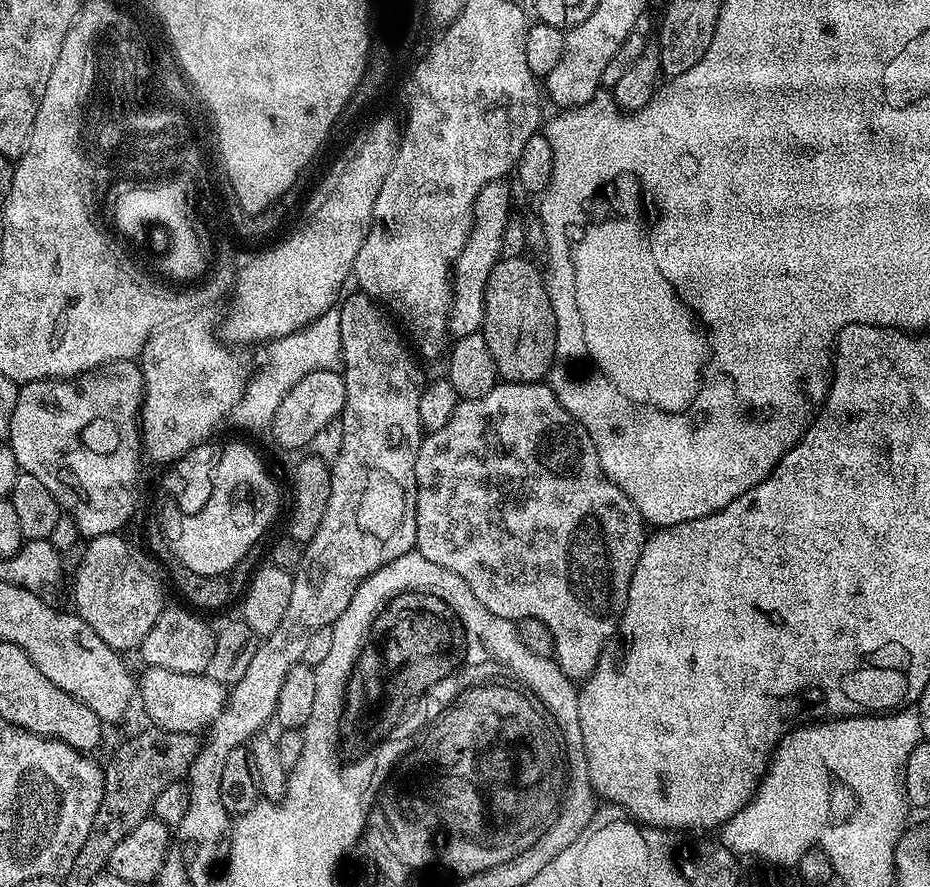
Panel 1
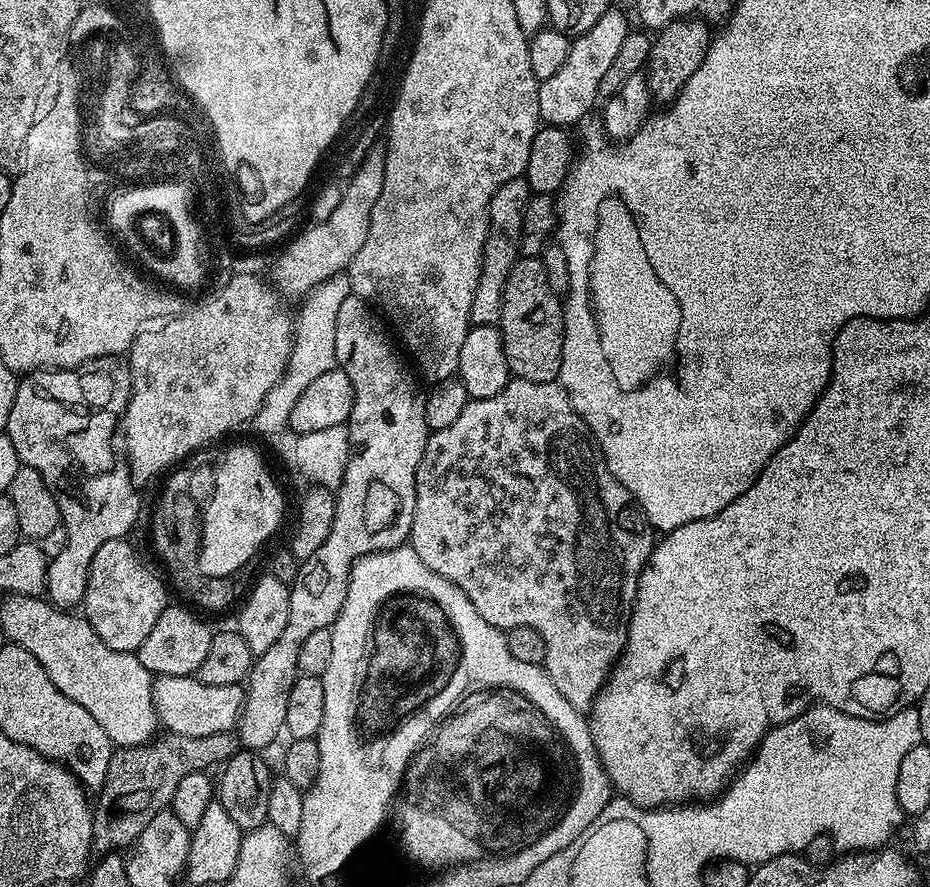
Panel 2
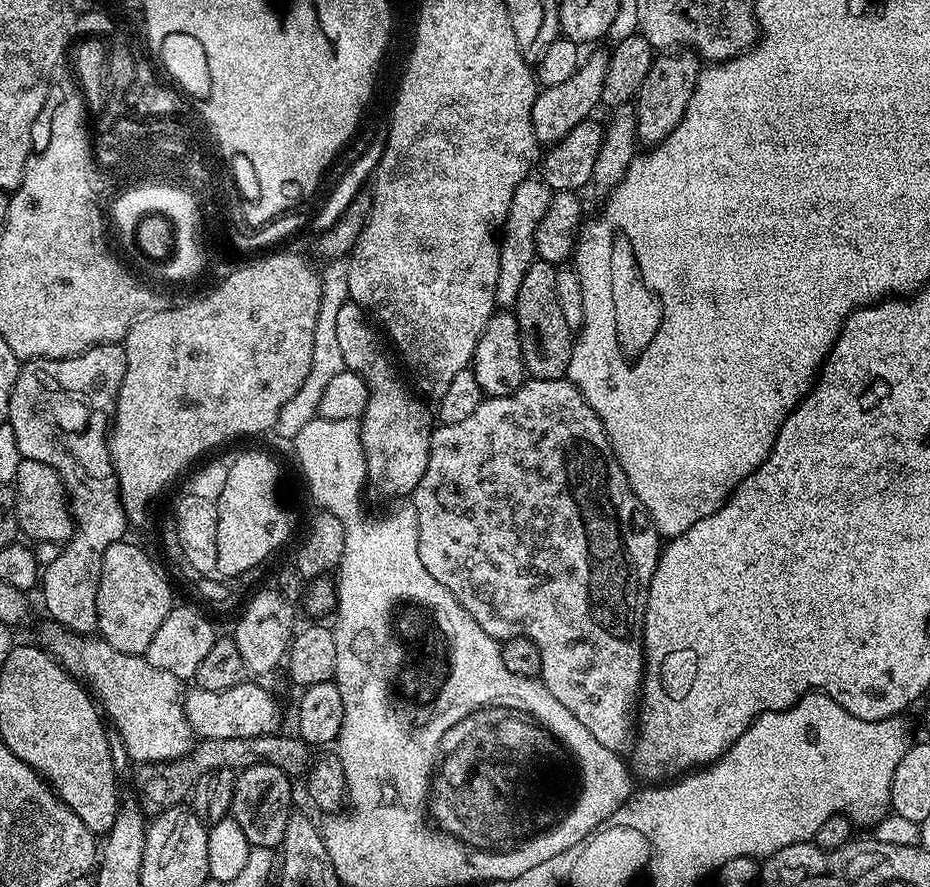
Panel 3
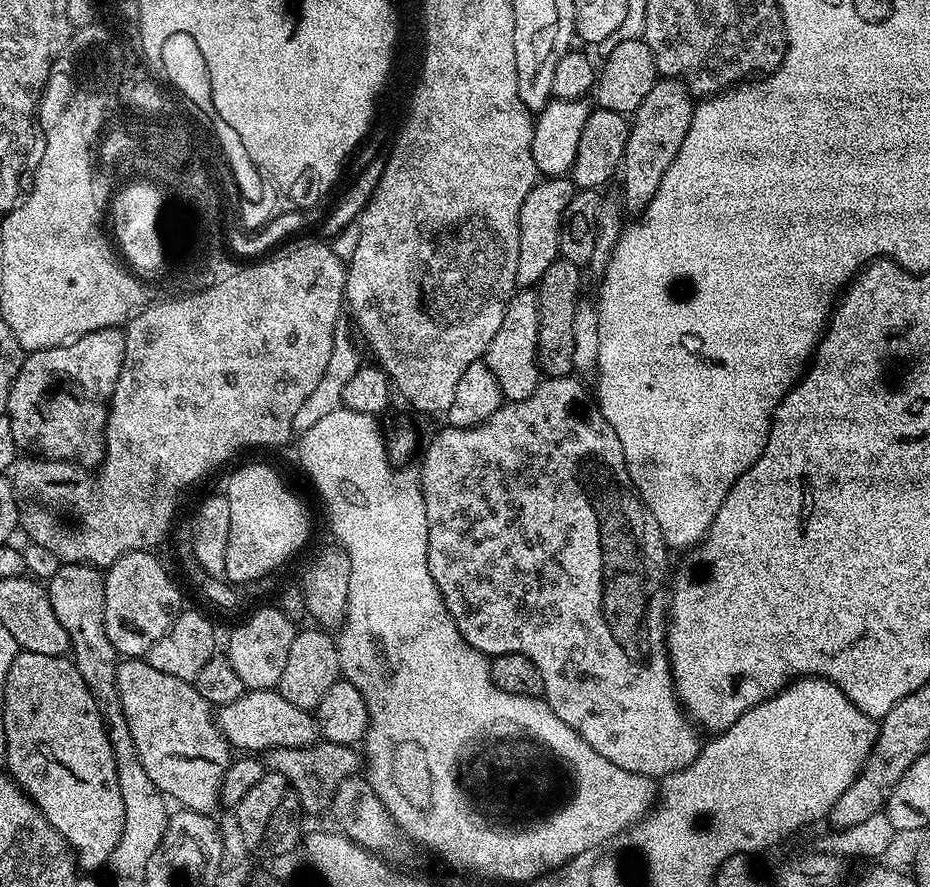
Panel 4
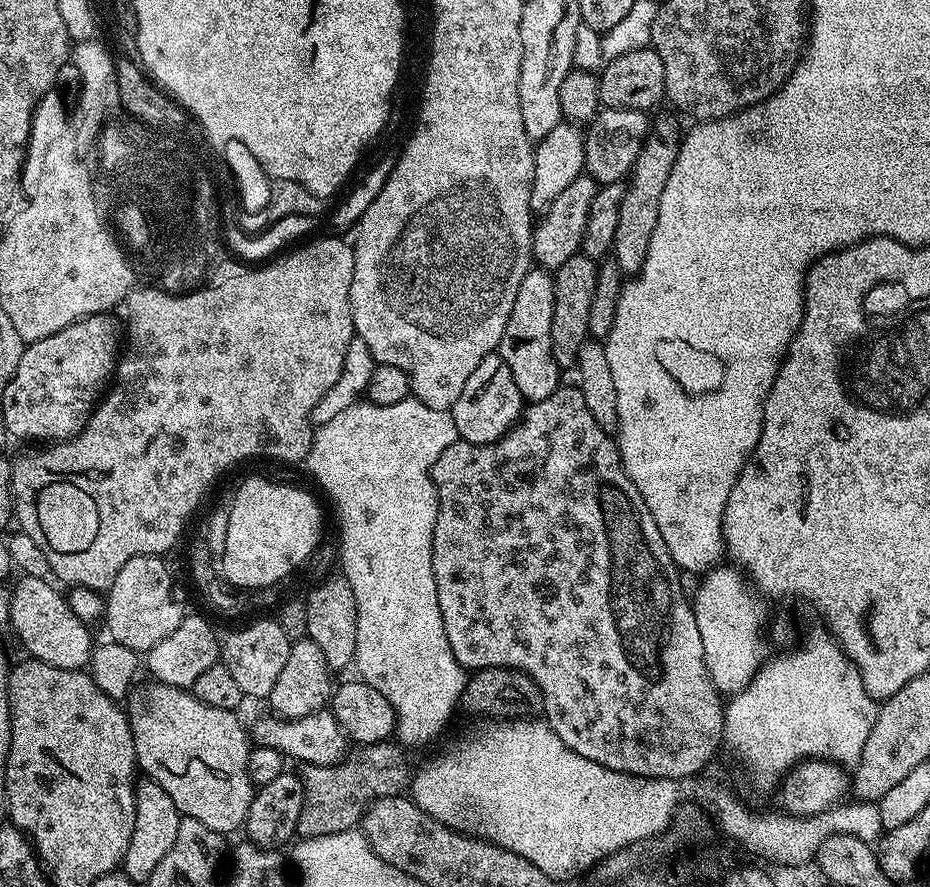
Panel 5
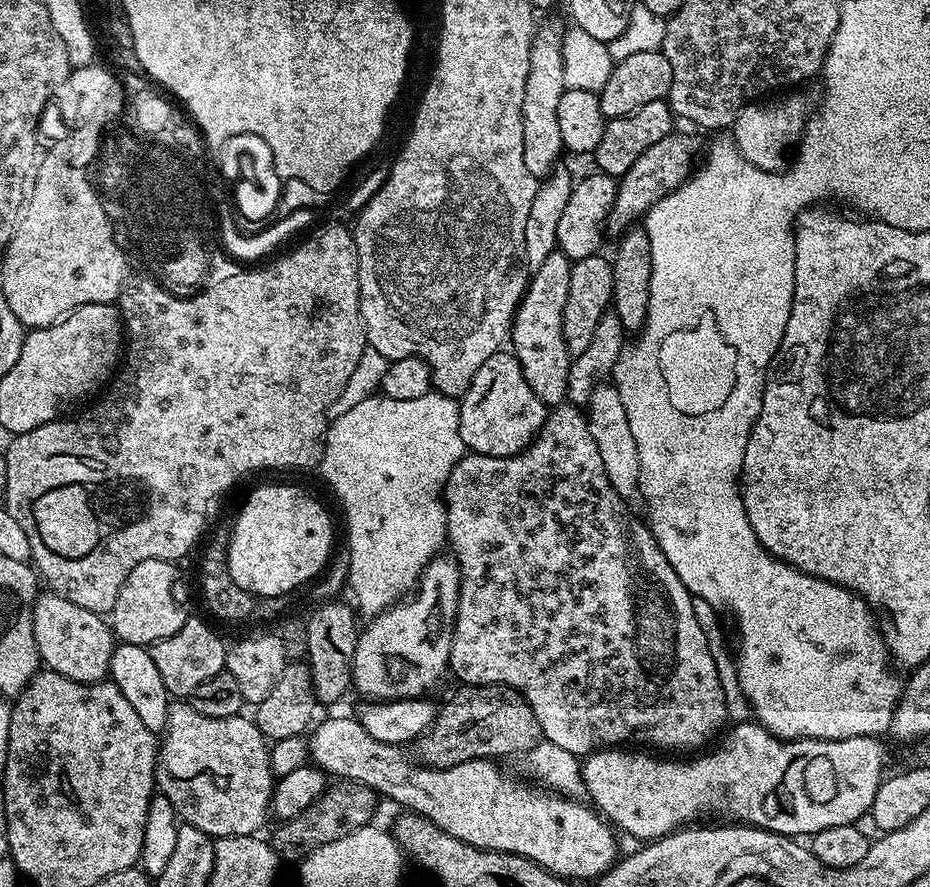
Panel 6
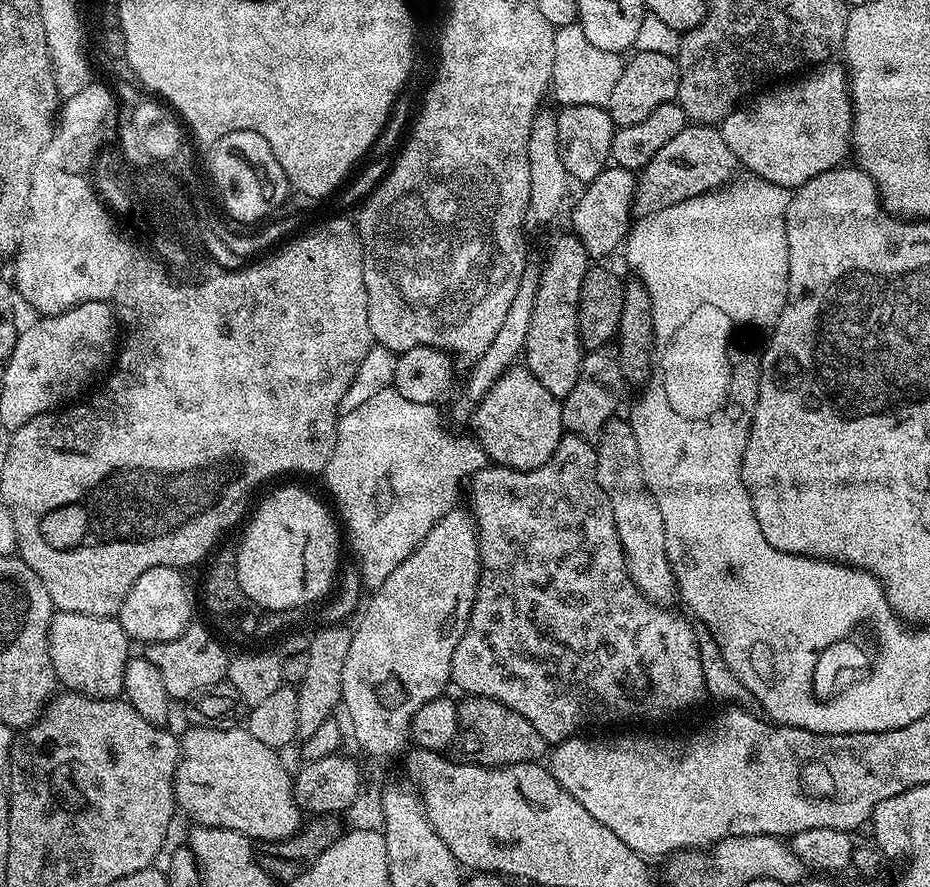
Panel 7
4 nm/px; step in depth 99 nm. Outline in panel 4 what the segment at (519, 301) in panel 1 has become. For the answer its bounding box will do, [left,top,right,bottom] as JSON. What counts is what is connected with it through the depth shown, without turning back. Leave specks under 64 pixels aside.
[538,258,582,377]

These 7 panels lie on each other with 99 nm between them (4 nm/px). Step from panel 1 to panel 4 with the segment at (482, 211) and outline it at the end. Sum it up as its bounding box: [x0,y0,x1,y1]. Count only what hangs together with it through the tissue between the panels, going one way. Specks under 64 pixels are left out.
[516,178,578,290]

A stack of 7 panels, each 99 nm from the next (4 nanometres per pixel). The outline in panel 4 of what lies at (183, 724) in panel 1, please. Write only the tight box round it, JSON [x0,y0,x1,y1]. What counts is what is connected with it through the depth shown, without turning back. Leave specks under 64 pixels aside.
[215,688,318,754]

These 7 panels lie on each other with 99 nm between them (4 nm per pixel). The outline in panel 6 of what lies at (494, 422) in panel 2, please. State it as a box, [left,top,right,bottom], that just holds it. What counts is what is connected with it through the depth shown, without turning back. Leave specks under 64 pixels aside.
[444,402,728,758]

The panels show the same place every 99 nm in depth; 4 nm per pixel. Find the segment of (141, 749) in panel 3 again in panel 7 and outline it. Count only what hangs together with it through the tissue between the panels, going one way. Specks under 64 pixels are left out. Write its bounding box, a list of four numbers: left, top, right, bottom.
[174,727,302,842]

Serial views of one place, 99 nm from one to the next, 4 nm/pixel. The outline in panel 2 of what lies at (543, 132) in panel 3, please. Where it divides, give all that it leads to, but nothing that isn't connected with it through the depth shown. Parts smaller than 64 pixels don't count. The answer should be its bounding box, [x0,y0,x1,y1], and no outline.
[538,8,630,129]

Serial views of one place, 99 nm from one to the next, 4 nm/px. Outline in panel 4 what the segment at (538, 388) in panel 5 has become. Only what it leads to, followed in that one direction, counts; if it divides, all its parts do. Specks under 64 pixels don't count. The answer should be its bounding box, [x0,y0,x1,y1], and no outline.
[486,290,542,401]

